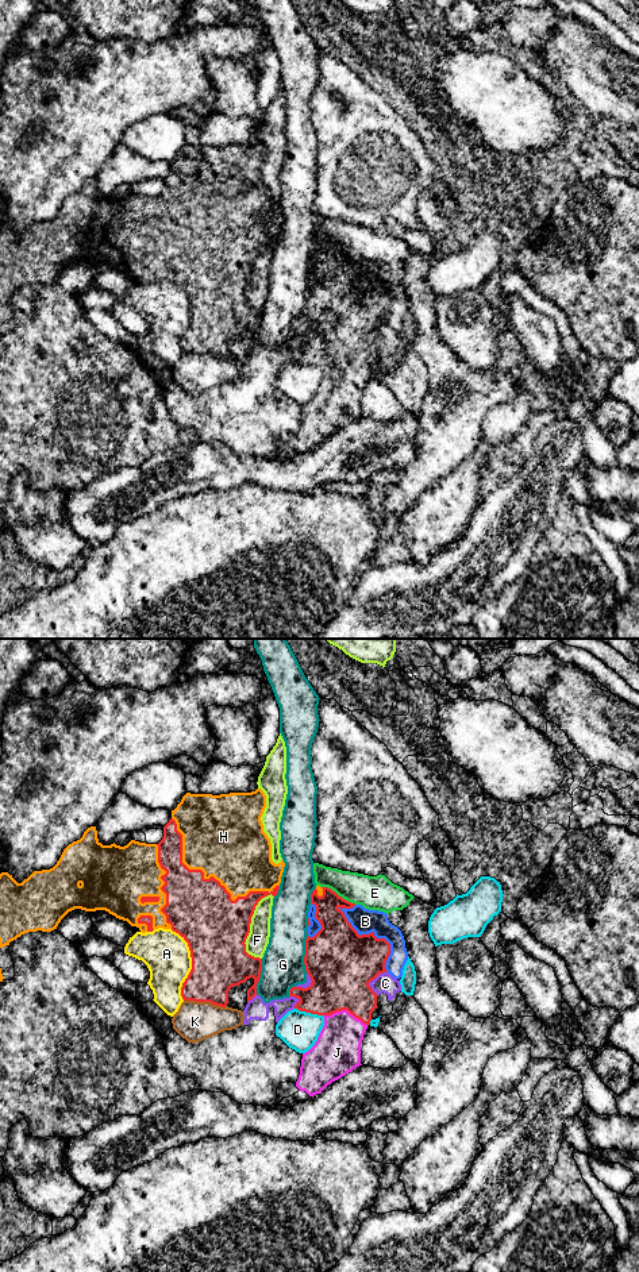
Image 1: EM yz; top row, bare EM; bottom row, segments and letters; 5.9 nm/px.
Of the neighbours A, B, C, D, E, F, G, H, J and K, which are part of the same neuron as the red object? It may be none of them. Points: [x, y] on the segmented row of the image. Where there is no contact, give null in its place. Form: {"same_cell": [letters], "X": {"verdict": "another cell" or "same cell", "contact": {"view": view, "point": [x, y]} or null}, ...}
{"same_cell": ["H", "J"], "A": {"verdict": "another cell", "contact": {"view": "yz", "point": [192, 963]}}, "B": {"verdict": "another cell", "contact": {"view": "yz", "point": [373, 935]}}, "C": {"verdict": "another cell", "contact": {"view": "yz", "point": [372, 979]}}, "D": {"verdict": "another cell", "contact": {"view": "yz", "point": [308, 1012]}}, "E": {"verdict": "another cell", "contact": {"view": "yz", "point": [338, 895]}}, "F": {"verdict": "another cell", "contact": {"view": "yz", "point": [249, 928]}}, "G": {"verdict": "another cell", "contact": {"view": "yz", "point": [305, 952]}}, "H": {"verdict": "same cell", "contact": {"view": "yz", "point": [203, 877]}}, "J": {"verdict": "same cell", "contact": {"view": "yz", "point": [346, 1009]}}, "K": {"verdict": "another cell", "contact": {"view": "yz", "point": [206, 1001]}}}

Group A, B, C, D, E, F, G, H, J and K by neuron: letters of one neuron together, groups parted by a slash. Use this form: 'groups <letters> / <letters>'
groups A / B / C G / D / E / F / H J / K

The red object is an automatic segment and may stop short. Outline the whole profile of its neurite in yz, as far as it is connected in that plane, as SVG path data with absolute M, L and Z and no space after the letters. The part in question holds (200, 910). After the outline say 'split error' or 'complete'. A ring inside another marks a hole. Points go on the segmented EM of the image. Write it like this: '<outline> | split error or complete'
M261 789L251 793L230 793L230 794L190 794L186 793L181 802L174 810L172 810L172 818L163 826L163 837L158 844L146 844L131 840L127 845L120 847L115 843L111 845L103 845L97 839L96 826L88 828L82 837L69 844L57 864L50 870L34 871L22 883L18 883L8 872L0 874L0 982L11 980L15 976L15 965L9 953L9 945L14 940L28 932L51 932L57 929L61 920L72 910L81 909L85 911L105 910L119 920L127 921L131 926L136 926L142 933L153 932L154 929L163 928L172 929L178 933L186 943L192 957L192 970L182 983L181 997L184 1001L195 1002L211 1002L212 1005L226 1007L228 1003L228 991L234 986L245 983L253 978L254 984L247 990L247 1002L251 1001L257 994L257 984L261 978L262 959L254 957L246 952L246 938L250 933L251 917L254 914L258 902L267 897L276 897L280 890L281 876L284 872L285 863L281 860L276 864L272 860L272 844L267 834L263 832L261 817L266 807L266 795Z | split error

